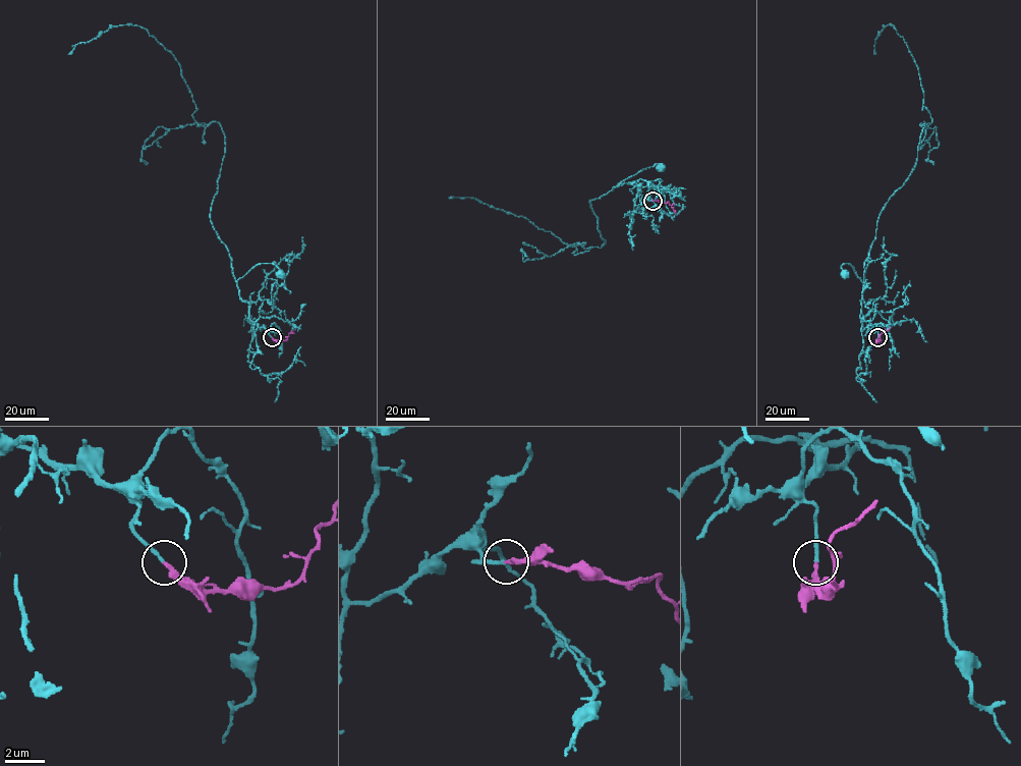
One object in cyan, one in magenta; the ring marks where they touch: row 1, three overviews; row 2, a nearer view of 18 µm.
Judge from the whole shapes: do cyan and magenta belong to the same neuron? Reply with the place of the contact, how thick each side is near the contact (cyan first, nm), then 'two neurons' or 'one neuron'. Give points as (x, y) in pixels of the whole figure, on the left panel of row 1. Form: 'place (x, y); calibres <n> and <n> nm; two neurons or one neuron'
place (272, 337); calibres 150 and 240 nm; one neuron

